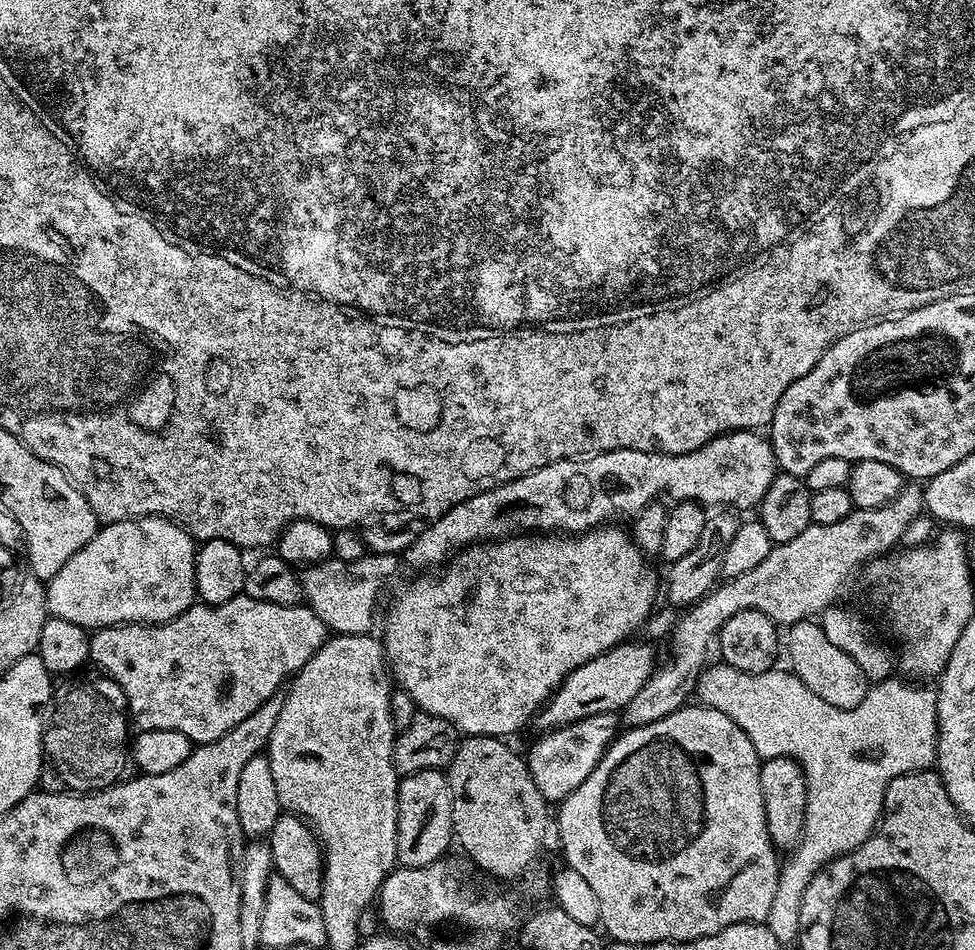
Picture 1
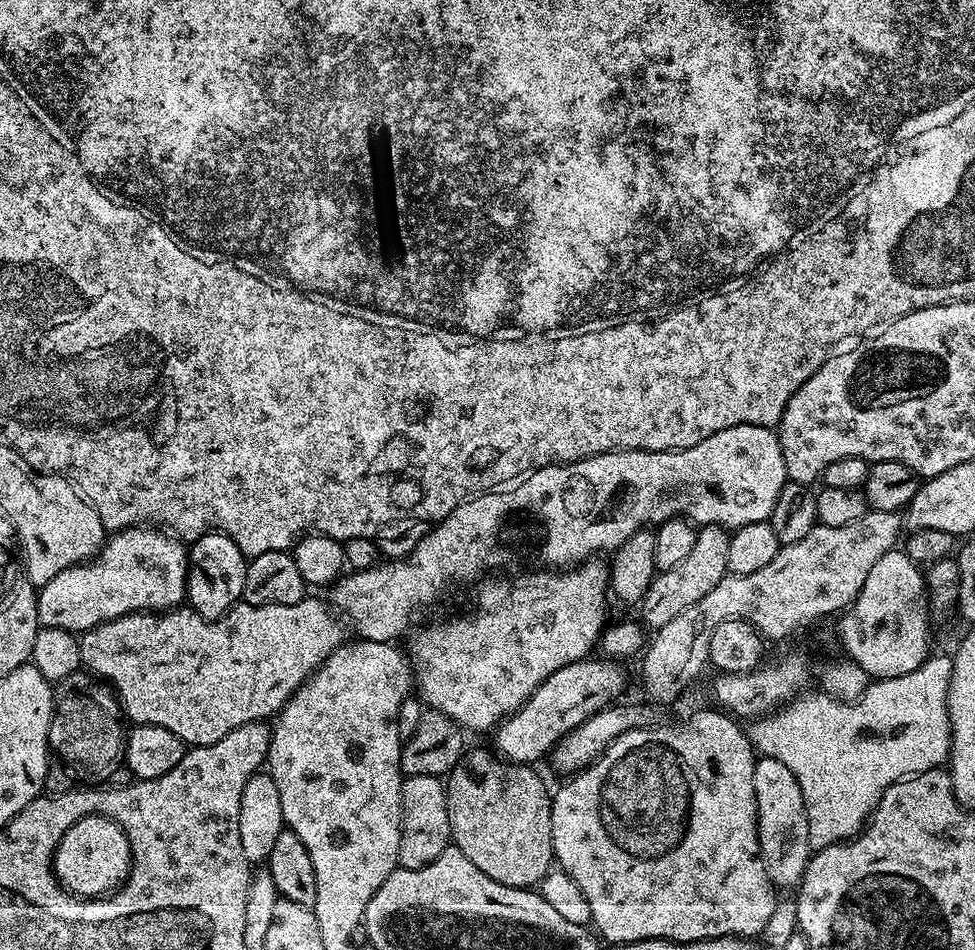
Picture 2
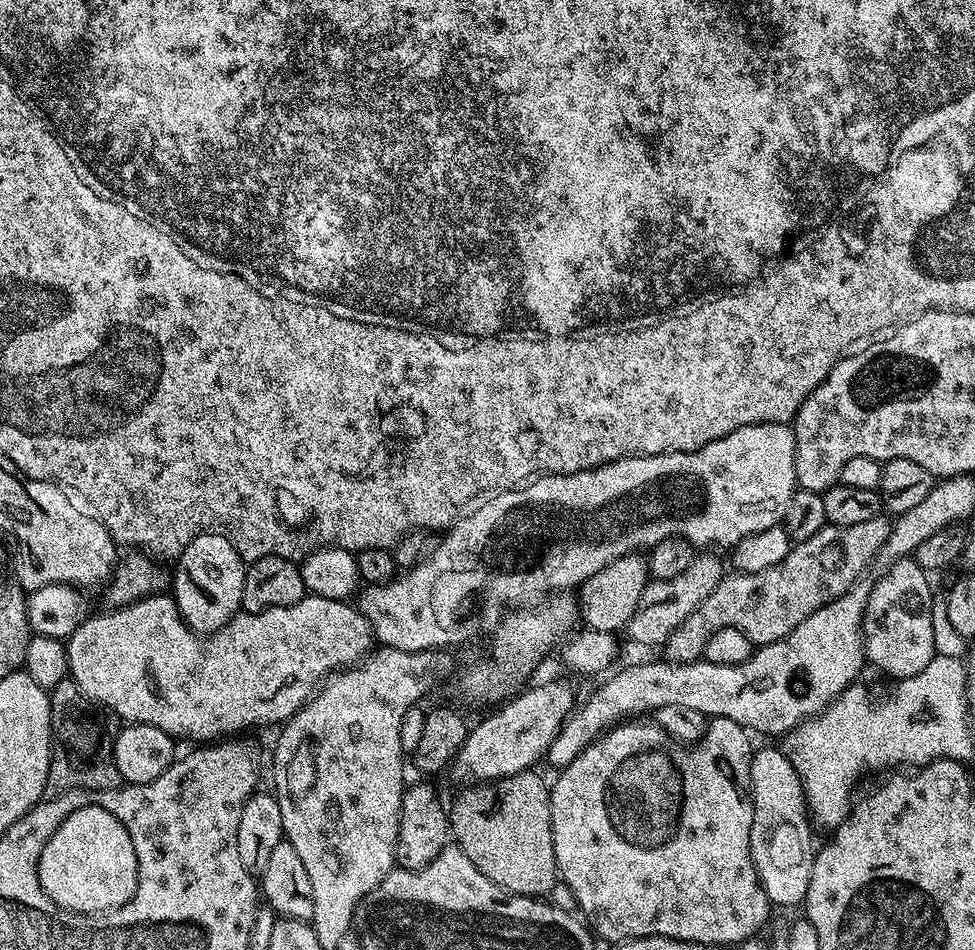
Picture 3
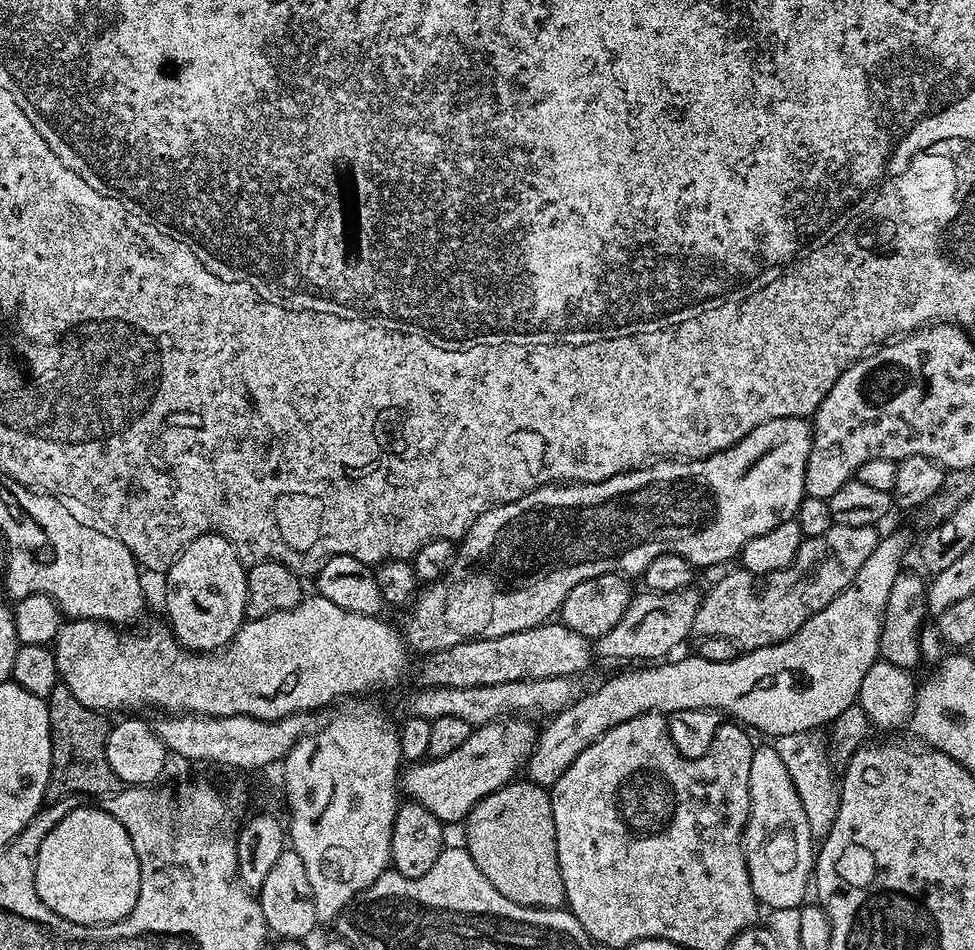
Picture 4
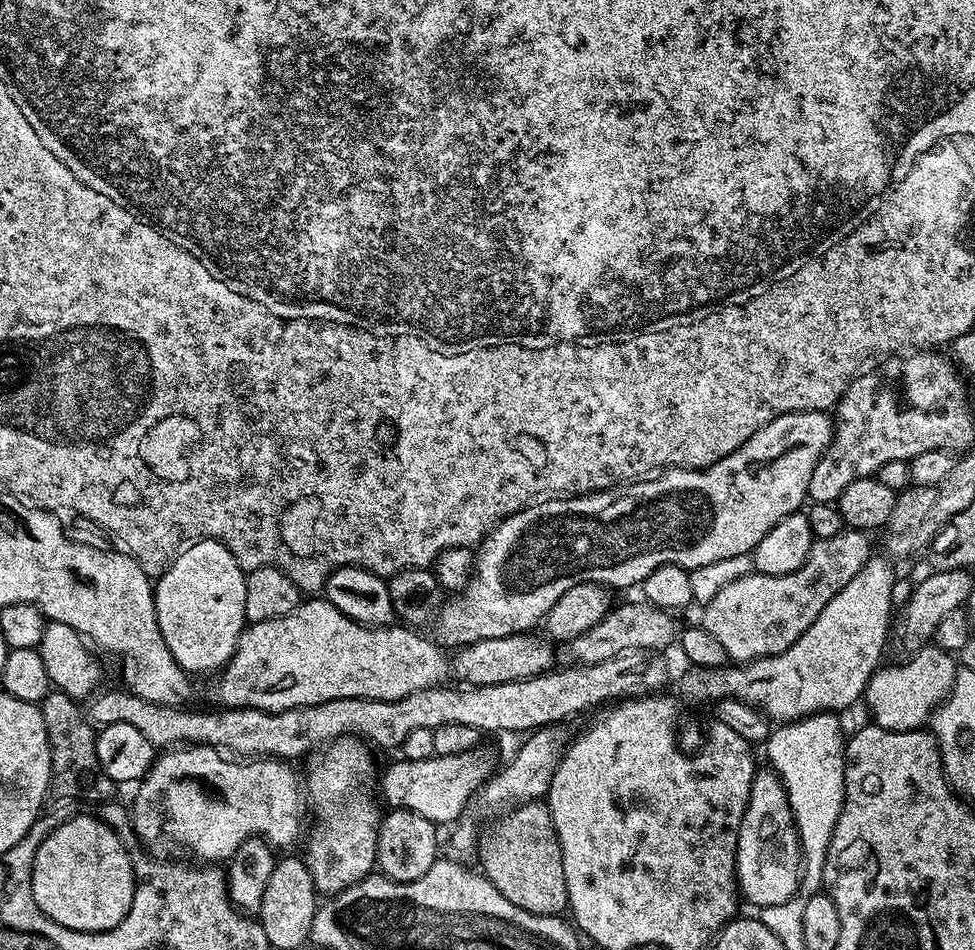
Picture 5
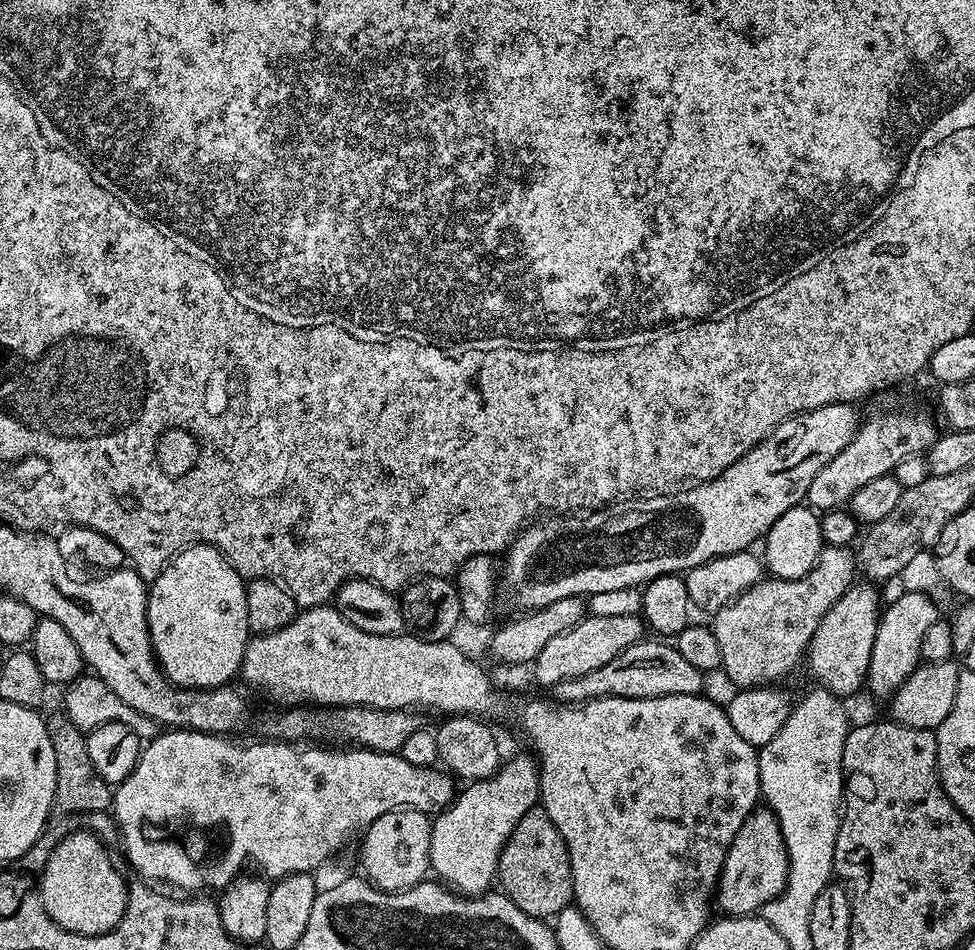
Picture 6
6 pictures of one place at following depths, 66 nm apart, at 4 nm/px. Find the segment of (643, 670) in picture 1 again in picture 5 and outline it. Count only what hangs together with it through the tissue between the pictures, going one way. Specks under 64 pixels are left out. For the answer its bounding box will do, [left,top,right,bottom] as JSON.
[379,746,498,826]

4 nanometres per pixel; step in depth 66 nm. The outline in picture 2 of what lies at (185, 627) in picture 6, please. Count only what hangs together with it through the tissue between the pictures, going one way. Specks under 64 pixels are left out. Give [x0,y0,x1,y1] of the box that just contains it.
[187,532,248,620]

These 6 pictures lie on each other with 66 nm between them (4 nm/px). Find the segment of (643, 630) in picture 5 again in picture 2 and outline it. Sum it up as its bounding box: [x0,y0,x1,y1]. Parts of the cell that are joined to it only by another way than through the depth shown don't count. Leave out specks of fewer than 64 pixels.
[638,526,729,630]

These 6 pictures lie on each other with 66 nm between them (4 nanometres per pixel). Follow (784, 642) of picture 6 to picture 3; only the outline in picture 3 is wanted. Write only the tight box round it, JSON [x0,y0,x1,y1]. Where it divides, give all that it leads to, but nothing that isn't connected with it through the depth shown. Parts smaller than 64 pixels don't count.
[662,515,892,664]

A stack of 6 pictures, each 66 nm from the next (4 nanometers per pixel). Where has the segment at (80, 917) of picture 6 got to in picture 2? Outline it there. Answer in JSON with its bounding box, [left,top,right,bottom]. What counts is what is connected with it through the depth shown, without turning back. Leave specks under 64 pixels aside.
[53,816,131,898]

